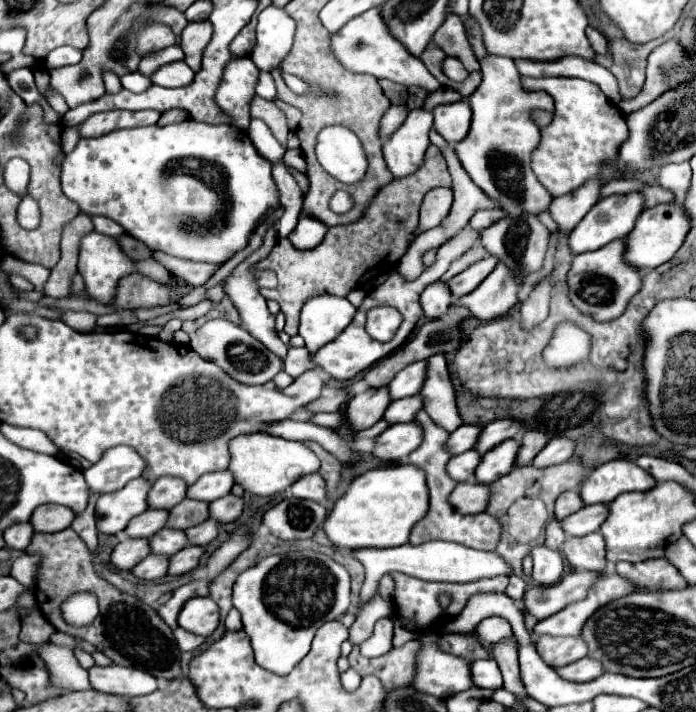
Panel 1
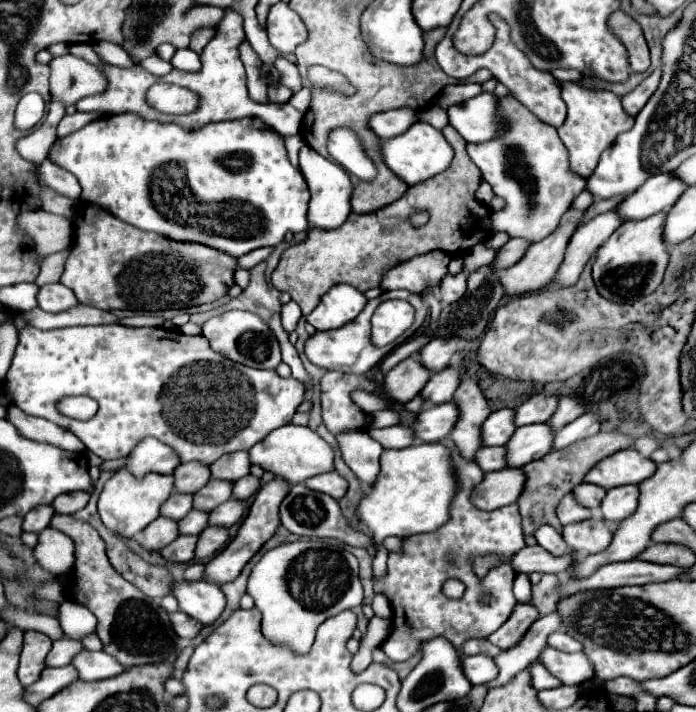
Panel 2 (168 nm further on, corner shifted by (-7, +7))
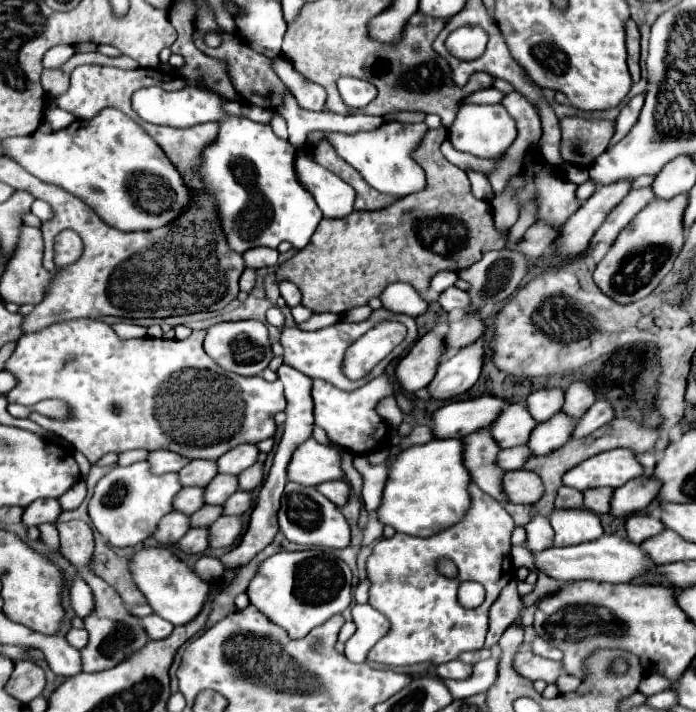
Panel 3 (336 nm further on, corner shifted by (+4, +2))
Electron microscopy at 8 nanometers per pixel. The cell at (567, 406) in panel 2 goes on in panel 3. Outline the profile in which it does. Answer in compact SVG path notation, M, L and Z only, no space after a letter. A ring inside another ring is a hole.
M573 382L565 392L561 412L565 412L571 418L581 418L581 414L585 414L585 410L589 410L589 406L595 400L597 396L593 394L593 390L589 390L589 386L585 386L585 382Z

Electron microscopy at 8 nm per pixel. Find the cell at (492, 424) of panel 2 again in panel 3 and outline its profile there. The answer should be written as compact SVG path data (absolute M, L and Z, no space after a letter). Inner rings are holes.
M511 404L491 424L491 436L501 448L513 448L527 442L537 422L527 412L525 404Z

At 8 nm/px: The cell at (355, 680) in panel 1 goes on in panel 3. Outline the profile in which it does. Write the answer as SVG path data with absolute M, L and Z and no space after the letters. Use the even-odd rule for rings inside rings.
M369 604L353 606L353 622L357 624L357 630L345 642L345 656L349 662L359 664L367 660L367 652L377 644L385 630L389 630L389 622Z

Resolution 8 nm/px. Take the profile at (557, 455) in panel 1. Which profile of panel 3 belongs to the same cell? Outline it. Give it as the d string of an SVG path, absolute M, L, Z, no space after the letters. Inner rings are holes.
M597 400L575 424L573 432L571 432L571 438L585 438L589 434L593 434L597 428L605 426L607 422L613 420L613 408L609 406L609 402L601 402Z

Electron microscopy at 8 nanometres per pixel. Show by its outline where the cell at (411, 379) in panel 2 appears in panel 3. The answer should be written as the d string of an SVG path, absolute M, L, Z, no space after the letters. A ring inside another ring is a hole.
M433 332L421 336L409 350L409 354L405 354L395 366L395 378L401 384L401 388L407 394L425 388L433 380L433 374L437 372L443 352L445 350L441 336Z

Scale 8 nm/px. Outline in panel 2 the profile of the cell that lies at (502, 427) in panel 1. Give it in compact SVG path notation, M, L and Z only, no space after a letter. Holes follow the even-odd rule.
M536 393L516 409L516 425L546 423L558 409L558 397L548 393Z

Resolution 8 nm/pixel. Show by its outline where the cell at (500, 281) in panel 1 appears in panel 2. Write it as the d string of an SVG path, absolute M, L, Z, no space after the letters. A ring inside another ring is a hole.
M586 209L566 211L558 229L552 235L544 237L538 243L532 243L530 249L526 251L524 259L504 271L504 275L500 277L500 283L506 287L506 295L522 295L522 293L528 293L528 291L538 291L556 277L556 271L560 269L560 265L564 261L564 249L568 247L568 241L572 237L572 233L578 229L578 223L584 219L584 215L586 215Z

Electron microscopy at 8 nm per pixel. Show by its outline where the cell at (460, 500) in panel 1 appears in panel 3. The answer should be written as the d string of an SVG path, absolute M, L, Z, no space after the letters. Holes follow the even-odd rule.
M527 470L505 472L503 494L511 504L533 504L541 498L541 480Z

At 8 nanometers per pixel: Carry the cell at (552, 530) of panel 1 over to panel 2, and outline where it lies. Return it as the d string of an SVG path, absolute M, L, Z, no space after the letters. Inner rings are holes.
M566 493L558 505L558 519L562 525L570 525L570 523L576 523L576 521L582 521L582 519L590 519L592 517L592 511L588 511L588 507L580 505L576 499L574 499L574 493Z

